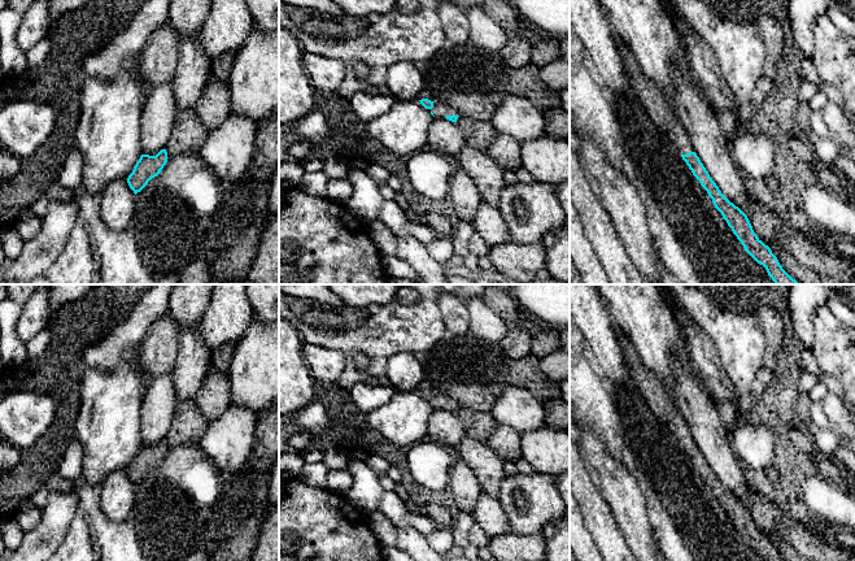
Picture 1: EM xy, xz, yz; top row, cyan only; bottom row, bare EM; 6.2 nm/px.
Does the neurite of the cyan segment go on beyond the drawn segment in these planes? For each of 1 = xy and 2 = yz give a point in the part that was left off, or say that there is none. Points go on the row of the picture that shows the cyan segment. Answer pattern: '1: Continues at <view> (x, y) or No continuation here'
1: No continuation here
2: Continues at yz (650, 96)

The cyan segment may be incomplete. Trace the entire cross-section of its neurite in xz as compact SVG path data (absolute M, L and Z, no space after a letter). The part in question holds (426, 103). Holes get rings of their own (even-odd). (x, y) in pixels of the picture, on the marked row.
M427 92L422 94L419 96L420 104L431 112L431 114L436 118L446 118L452 122L457 122L458 119L458 113L455 109L448 106L446 104L433 99L431 95Z

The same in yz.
M614 36L623 68L629 75L629 84L640 97L641 104L681 153L693 175L712 199L715 208L721 213L733 234L743 245L745 251L760 265L763 265L776 284L799 284L780 265L771 248L765 245L754 232L747 216L730 203L719 190L708 171L694 152L694 147L686 134L680 118L675 116L667 99L654 81L646 78L634 60L632 51L620 36Z

